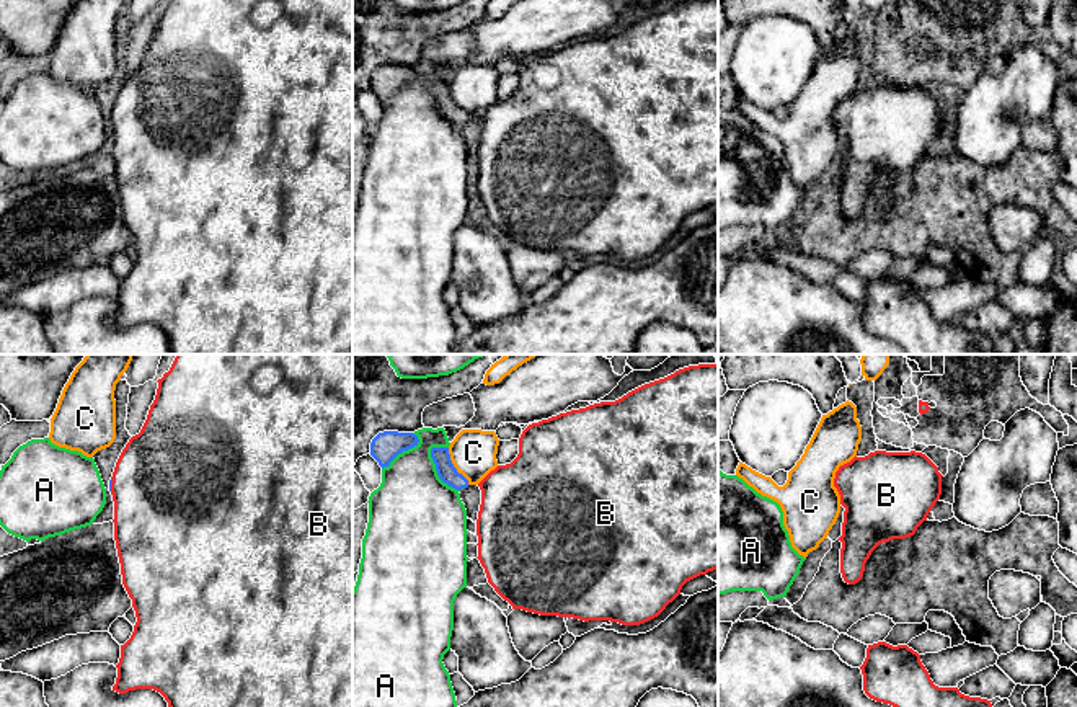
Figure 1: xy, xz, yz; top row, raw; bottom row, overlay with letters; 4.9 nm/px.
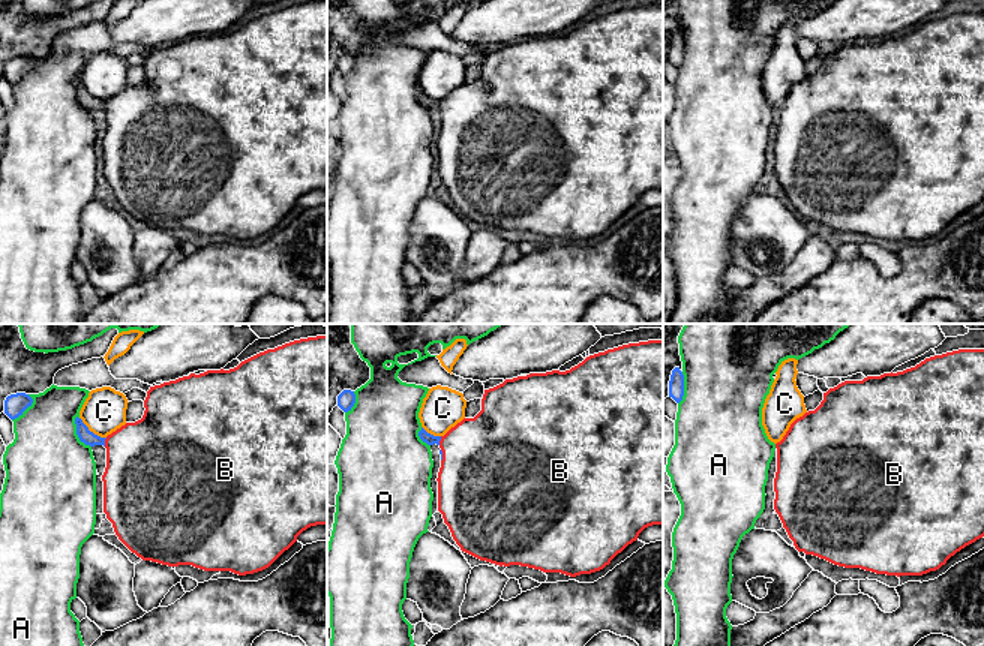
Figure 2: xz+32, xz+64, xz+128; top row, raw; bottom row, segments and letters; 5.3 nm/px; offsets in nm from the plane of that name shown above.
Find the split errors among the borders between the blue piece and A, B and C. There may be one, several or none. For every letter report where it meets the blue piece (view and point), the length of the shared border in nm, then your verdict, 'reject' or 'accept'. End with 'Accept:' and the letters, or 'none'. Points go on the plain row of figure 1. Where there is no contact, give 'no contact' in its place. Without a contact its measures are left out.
A: contact xz (436, 103); length 260 nm; reject
B: contact xy (110, 118); length 70 nm; accept
C: contact xz (452, 100); length 220 nm; reject
Accept: B

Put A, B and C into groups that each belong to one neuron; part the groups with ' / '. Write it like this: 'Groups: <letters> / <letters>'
Groups: A / B / C

